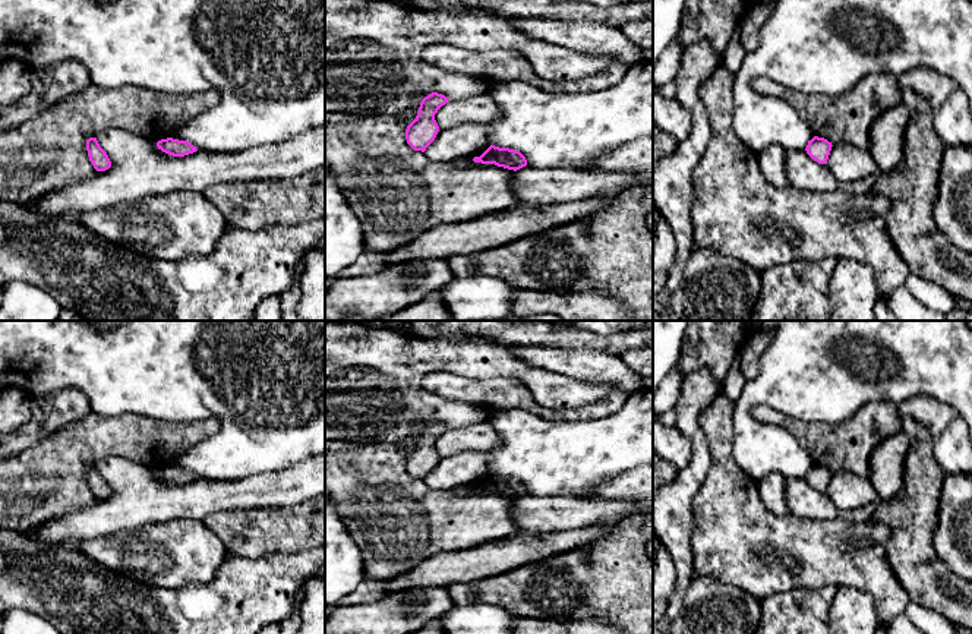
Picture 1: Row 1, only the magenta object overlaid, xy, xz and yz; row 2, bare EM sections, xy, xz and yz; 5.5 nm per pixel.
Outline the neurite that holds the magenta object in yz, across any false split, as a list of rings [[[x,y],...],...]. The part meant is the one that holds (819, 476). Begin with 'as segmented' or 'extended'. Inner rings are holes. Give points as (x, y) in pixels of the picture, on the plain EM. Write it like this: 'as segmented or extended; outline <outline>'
as segmented; outline [[[814,464],[811,469],[808,469],[805,479],[818,492],[827,492],[831,474],[831,470],[827,467]]]

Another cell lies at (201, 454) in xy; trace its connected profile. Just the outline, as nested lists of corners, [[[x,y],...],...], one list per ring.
[[[0,321],[0,395],[7,389],[19,389],[29,398],[37,398],[64,388],[82,389],[91,403],[92,413],[101,417],[133,413],[179,422],[217,419],[221,428],[215,435],[171,463],[173,467],[190,470],[198,479],[236,480],[280,471],[325,454],[325,321],[124,321],[108,331],[100,329],[95,321]]]

